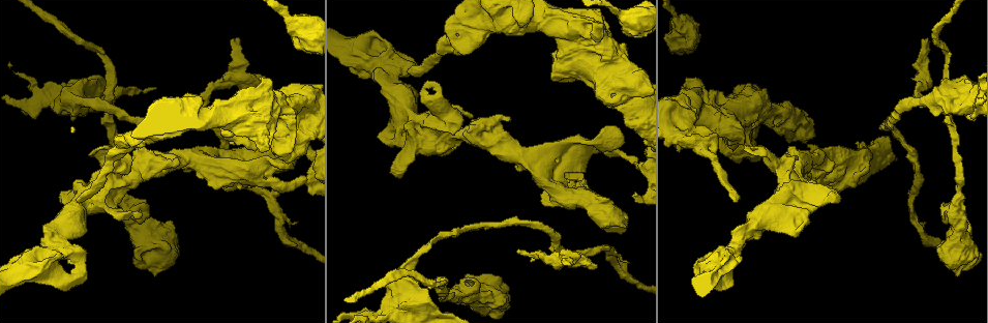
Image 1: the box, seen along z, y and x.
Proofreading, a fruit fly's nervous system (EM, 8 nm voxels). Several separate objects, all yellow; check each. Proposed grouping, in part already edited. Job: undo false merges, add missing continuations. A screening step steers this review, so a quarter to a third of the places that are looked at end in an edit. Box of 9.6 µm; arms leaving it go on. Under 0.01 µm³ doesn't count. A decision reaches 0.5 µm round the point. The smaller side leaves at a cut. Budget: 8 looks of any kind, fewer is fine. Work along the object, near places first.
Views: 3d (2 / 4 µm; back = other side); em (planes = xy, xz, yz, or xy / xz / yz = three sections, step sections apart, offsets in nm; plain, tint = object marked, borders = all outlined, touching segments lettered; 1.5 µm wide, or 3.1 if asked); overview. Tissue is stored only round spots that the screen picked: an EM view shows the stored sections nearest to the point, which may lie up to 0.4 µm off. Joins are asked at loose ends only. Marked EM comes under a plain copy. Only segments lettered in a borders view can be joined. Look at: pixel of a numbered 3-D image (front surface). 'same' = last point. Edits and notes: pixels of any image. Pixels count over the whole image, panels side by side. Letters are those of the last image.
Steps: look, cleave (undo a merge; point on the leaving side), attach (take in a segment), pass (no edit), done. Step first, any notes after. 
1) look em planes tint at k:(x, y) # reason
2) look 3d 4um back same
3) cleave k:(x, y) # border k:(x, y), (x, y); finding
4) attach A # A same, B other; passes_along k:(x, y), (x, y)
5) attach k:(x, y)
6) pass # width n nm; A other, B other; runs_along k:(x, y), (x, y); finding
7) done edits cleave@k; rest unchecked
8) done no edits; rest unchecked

look 3d 2um at 1:(445, 117) # thin arm on a thick one

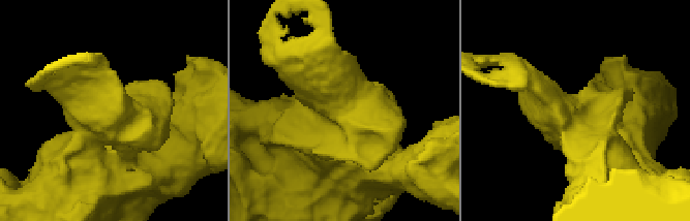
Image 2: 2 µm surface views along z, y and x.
look em yz step 4 borders at 2:(576, 126) # now the EM

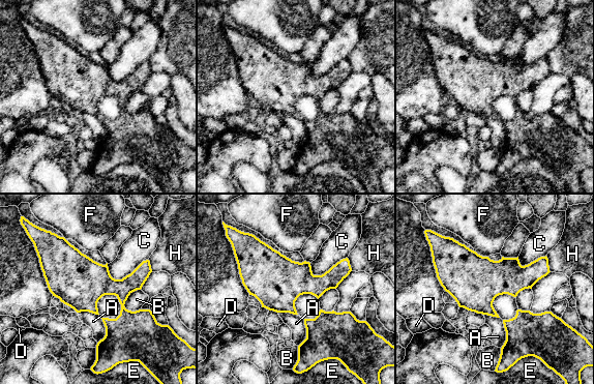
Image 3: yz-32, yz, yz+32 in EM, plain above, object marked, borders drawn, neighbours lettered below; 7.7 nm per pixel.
pass # longest_contact C 340 nm; A other, B other, C other, D other, E other, F other, H other; border 3:(140, 289), (128, 296), (126, 309); continuous, no second cell

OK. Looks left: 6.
look 3d 4um back at 1:(597, 266) # free end

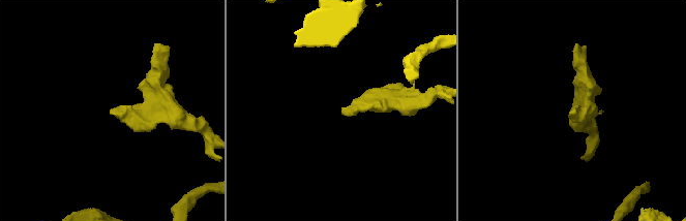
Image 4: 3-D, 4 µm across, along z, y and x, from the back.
look em planes borders at 4:(343, 107)

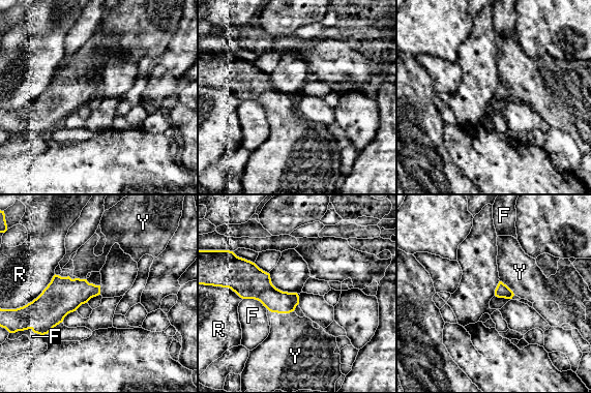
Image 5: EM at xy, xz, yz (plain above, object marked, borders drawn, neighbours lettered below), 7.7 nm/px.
attach Y # F other, R other, Y same; passes_along 5:(502, 291), (507, 286), (520, 272); it goes on there

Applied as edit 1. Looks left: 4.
look overview

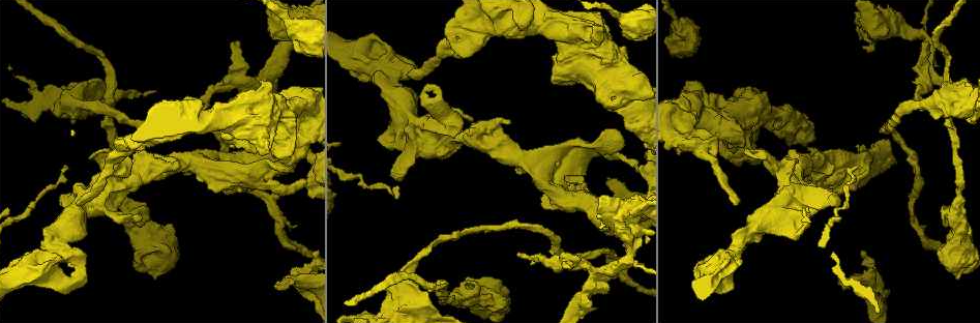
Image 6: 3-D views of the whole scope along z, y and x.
look 3d 4um at 6:(517, 257) # free end

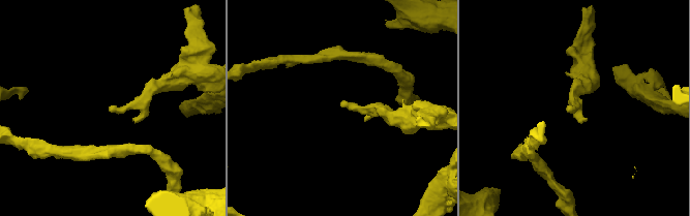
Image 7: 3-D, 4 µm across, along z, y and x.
look em yz step 4 borders at 7:(341, 106)

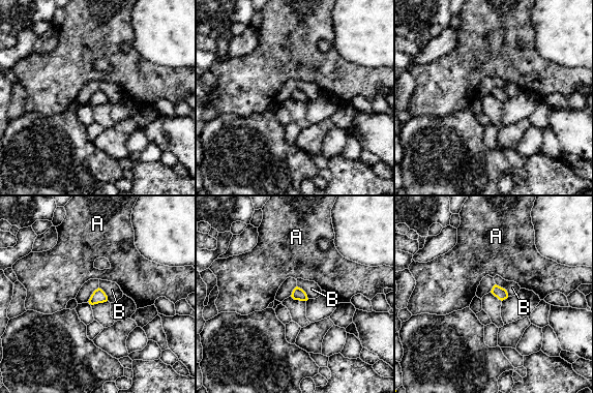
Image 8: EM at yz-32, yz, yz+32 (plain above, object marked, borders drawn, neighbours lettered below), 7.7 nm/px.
look em xy step 8 borders same

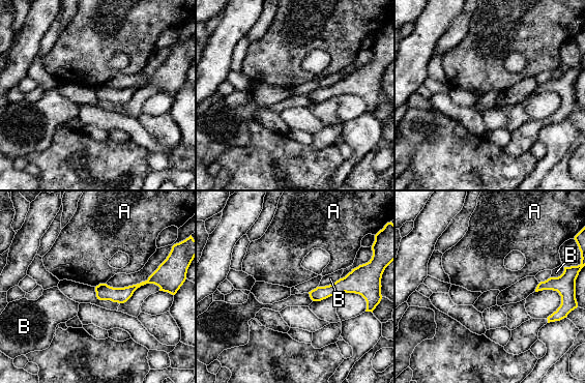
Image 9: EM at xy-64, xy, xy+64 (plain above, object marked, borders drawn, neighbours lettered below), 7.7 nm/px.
pass # longest_contact B 180 nm; A other, B other; no lettered segment goes on from it

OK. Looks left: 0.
done edits attach@5; rest unchecked

